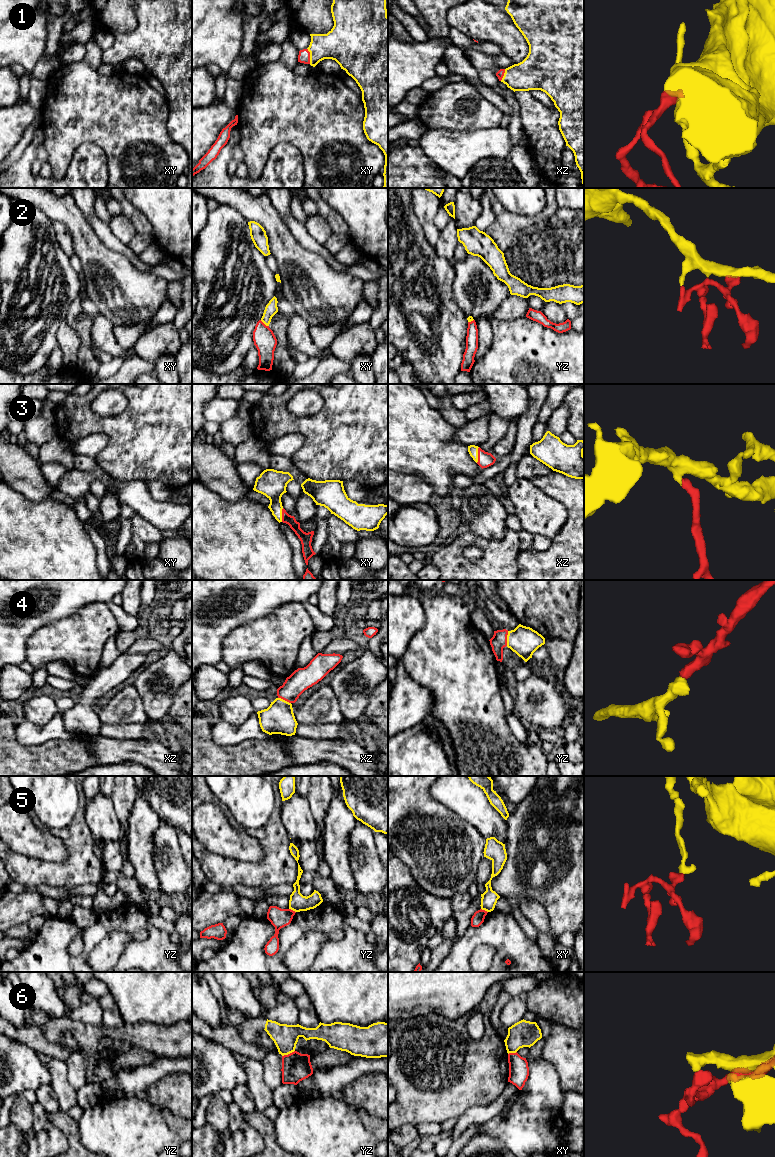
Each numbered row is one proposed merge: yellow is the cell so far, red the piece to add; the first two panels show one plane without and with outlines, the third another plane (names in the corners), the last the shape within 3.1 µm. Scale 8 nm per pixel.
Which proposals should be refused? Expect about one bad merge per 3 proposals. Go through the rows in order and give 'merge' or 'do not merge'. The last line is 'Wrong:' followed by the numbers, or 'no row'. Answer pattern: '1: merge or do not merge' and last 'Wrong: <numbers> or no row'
1: merge
2: do not merge
3: merge
4: merge
5: do not merge
6: do not merge
Wrong: 2, 5, 6

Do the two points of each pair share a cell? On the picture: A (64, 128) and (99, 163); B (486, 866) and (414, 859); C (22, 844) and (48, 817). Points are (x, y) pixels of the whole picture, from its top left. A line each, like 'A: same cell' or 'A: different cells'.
A: different cells
B: different cells
C: different cells

